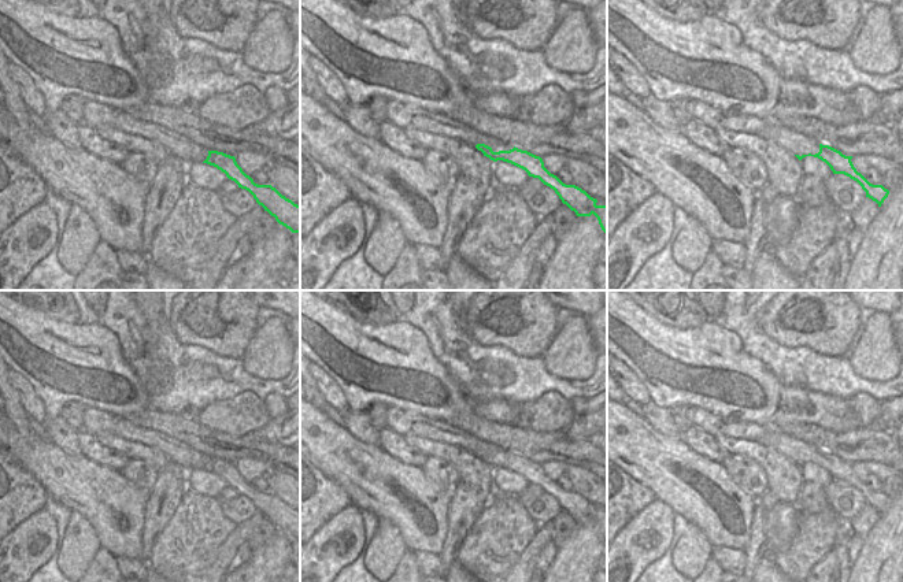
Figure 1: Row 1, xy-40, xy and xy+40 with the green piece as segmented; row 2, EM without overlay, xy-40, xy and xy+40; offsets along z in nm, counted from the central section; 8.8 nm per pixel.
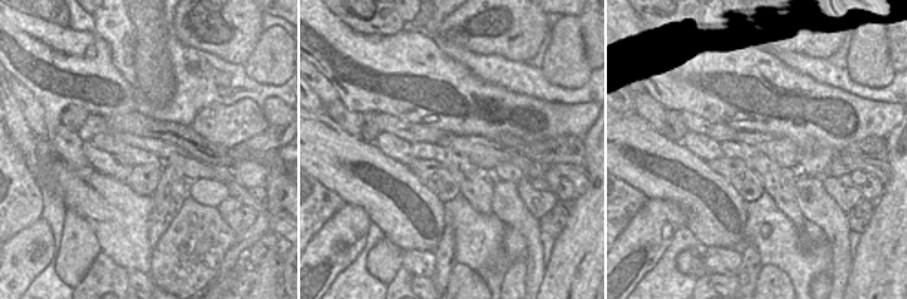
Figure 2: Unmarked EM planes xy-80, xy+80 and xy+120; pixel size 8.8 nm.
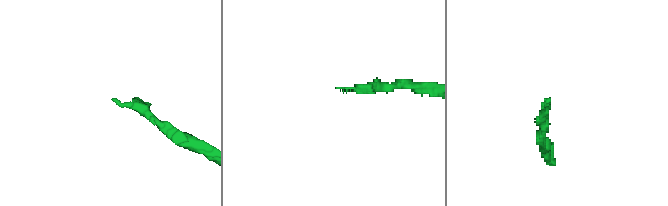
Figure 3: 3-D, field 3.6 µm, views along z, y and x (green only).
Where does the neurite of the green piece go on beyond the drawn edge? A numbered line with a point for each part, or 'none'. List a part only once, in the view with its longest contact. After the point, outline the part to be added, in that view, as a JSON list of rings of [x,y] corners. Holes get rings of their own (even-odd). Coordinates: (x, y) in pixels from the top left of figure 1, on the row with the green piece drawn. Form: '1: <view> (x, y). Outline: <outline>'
1: xy+40 (795, 143). Outline: [[[769,123],[769,127],[762,134],[762,138],[770,140],[782,147],[785,151],[799,156],[808,153],[815,155],[819,152],[818,141],[777,123]]]

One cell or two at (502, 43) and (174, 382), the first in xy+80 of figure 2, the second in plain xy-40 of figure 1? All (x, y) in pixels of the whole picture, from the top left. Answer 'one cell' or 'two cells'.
two cells

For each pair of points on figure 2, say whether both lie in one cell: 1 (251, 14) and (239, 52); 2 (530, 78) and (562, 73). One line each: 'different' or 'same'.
1: same
2: different

